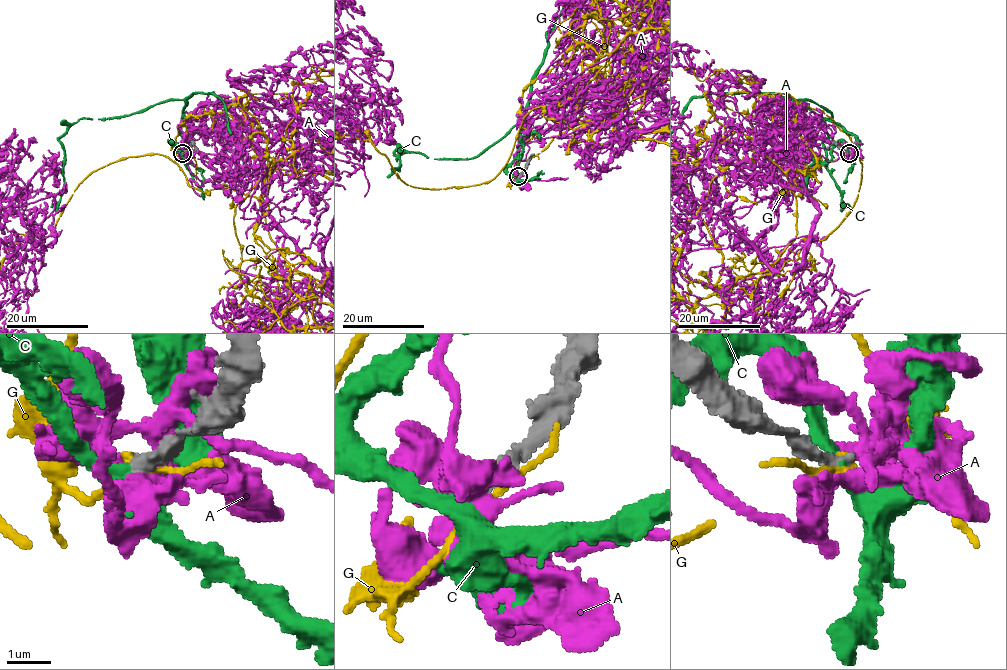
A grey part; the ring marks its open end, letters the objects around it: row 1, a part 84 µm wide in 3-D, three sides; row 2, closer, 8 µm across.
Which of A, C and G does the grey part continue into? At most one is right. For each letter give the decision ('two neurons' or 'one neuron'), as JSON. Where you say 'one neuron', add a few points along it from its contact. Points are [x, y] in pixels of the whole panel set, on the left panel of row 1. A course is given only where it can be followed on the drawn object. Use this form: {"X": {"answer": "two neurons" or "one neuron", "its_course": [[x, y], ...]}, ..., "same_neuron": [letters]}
{"A": {"answer": "two neurons"}, "C": {"answer": "one neuron"}, "G": {"answer": "two neurons"}, "same_neuron": ["C"]}

